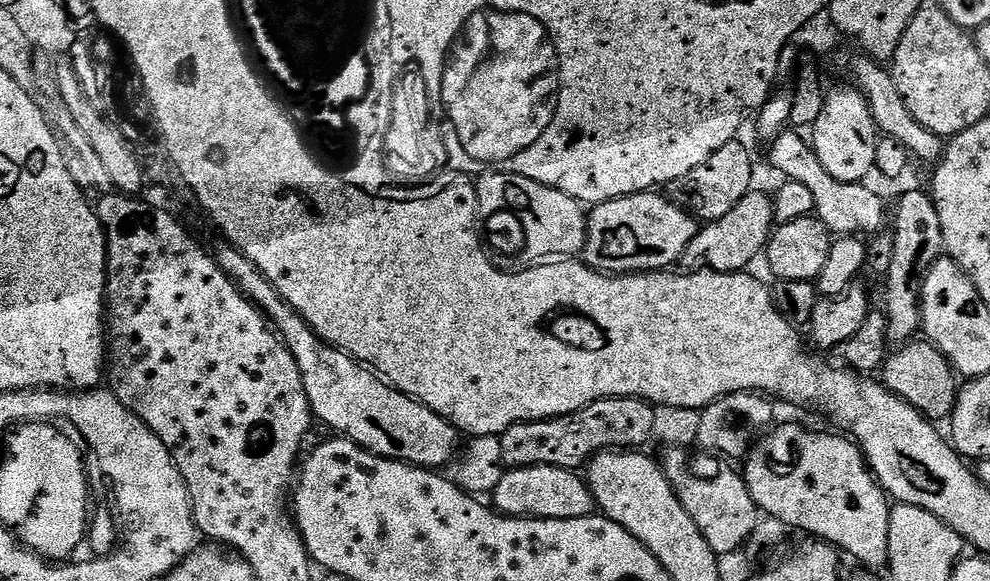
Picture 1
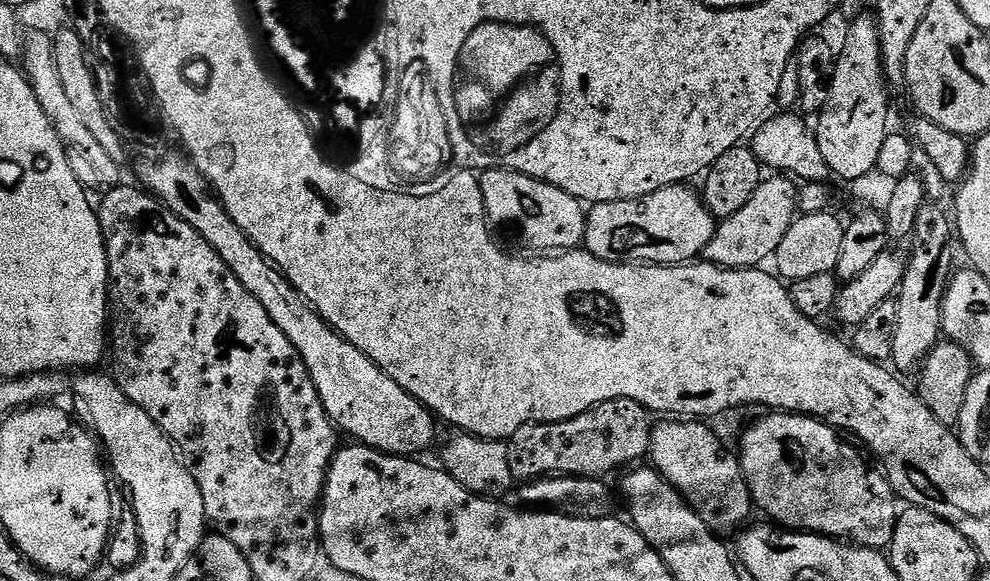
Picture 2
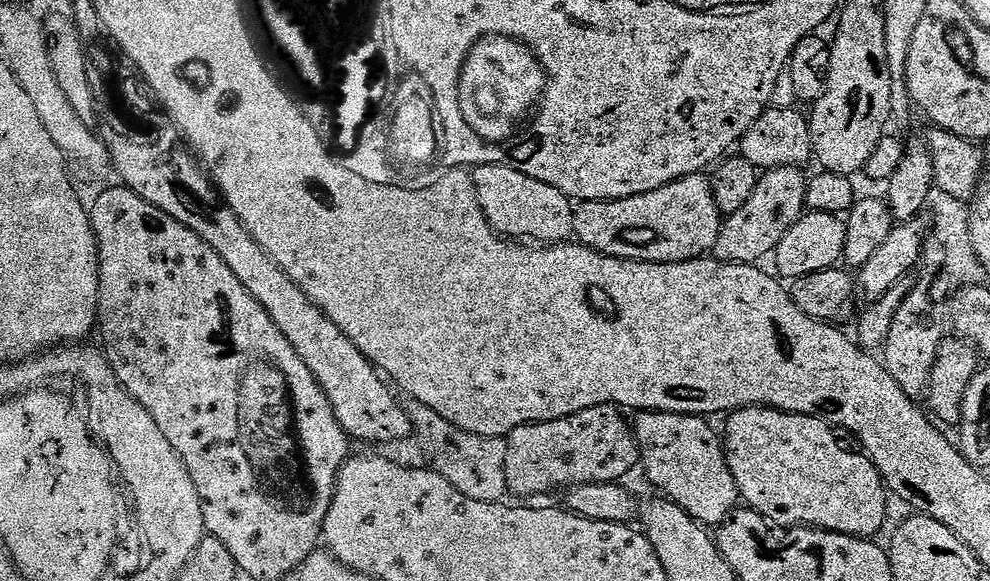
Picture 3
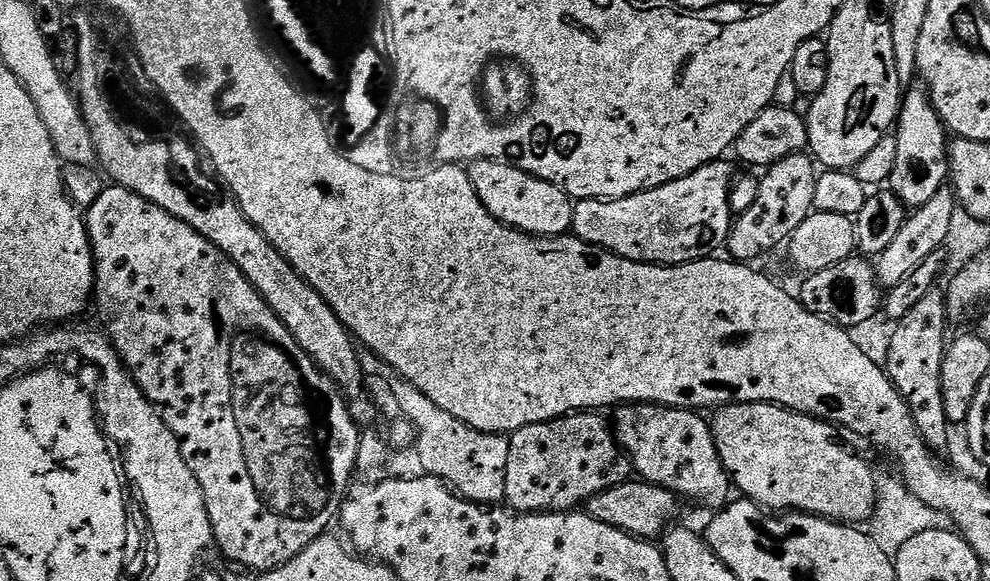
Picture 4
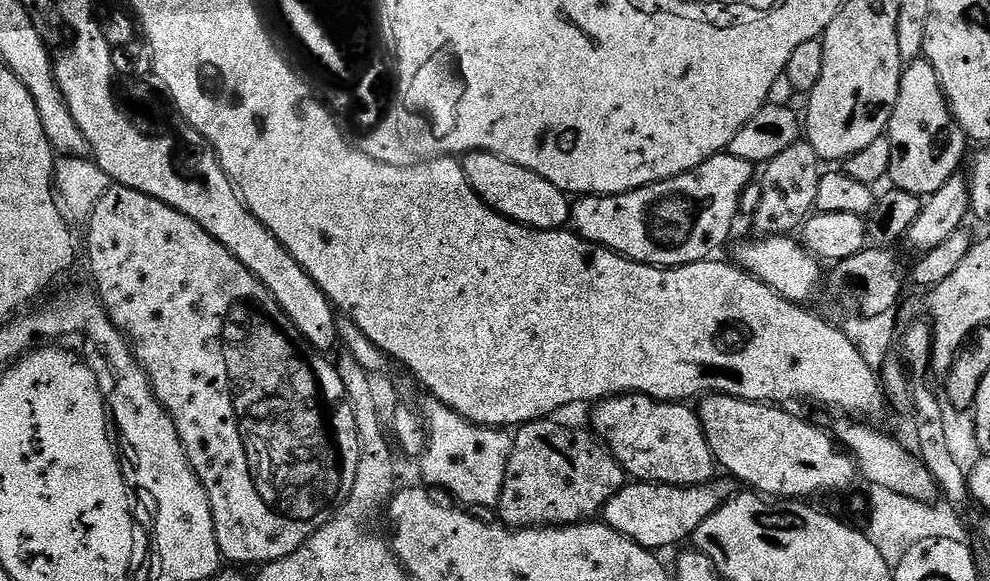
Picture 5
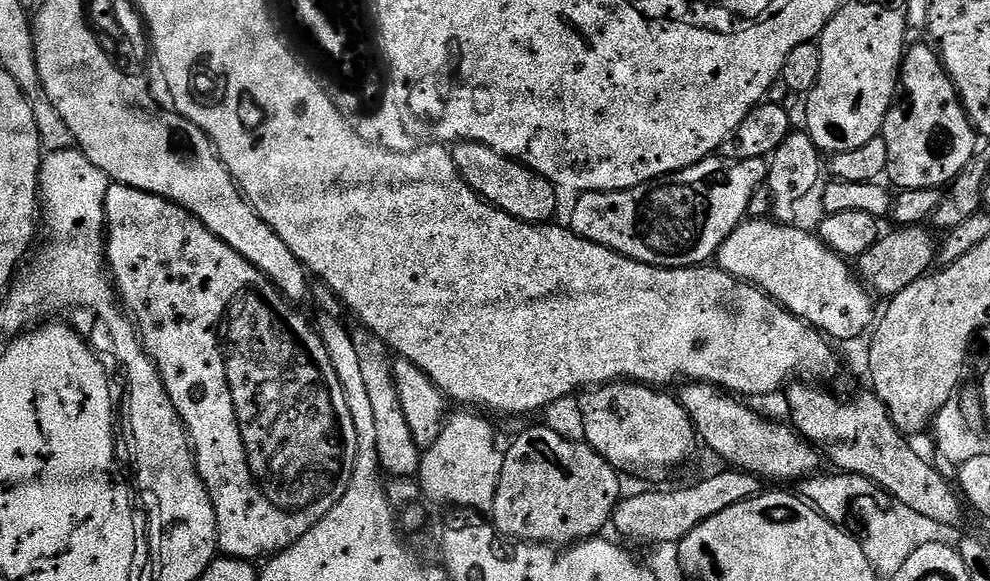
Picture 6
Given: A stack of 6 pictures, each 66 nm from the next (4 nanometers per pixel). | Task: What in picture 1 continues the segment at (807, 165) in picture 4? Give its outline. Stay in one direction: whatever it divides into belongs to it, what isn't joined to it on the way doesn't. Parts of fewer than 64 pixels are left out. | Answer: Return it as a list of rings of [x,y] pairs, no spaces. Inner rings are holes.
[[[751,190],[734,206],[734,210],[730,210],[730,214],[726,214],[726,218],[705,223],[697,231],[690,246],[684,251],[683,267],[696,270],[703,266],[713,272],[743,272],[759,252],[761,255],[767,249],[776,223],[773,197]]]

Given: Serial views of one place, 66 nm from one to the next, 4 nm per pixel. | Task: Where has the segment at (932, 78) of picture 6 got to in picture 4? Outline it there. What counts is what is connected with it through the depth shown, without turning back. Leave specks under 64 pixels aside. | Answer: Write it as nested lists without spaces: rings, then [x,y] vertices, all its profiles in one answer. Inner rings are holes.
[[[917,86],[903,93],[894,135],[898,142],[898,158],[894,161],[894,174],[890,174],[887,187],[904,203],[905,209],[915,210],[926,206],[926,202],[930,202],[948,180],[950,136],[934,110],[927,88]]]

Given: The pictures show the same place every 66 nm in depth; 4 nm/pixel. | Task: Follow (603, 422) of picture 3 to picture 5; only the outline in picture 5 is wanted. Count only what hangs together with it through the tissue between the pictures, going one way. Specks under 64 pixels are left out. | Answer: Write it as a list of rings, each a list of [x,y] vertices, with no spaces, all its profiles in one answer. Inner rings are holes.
[[[552,418],[531,420],[515,429],[512,453],[506,466],[505,482],[498,505],[499,523],[509,528],[546,528],[591,521],[603,513],[606,502],[626,483],[624,467],[596,439],[591,431],[555,424]]]

